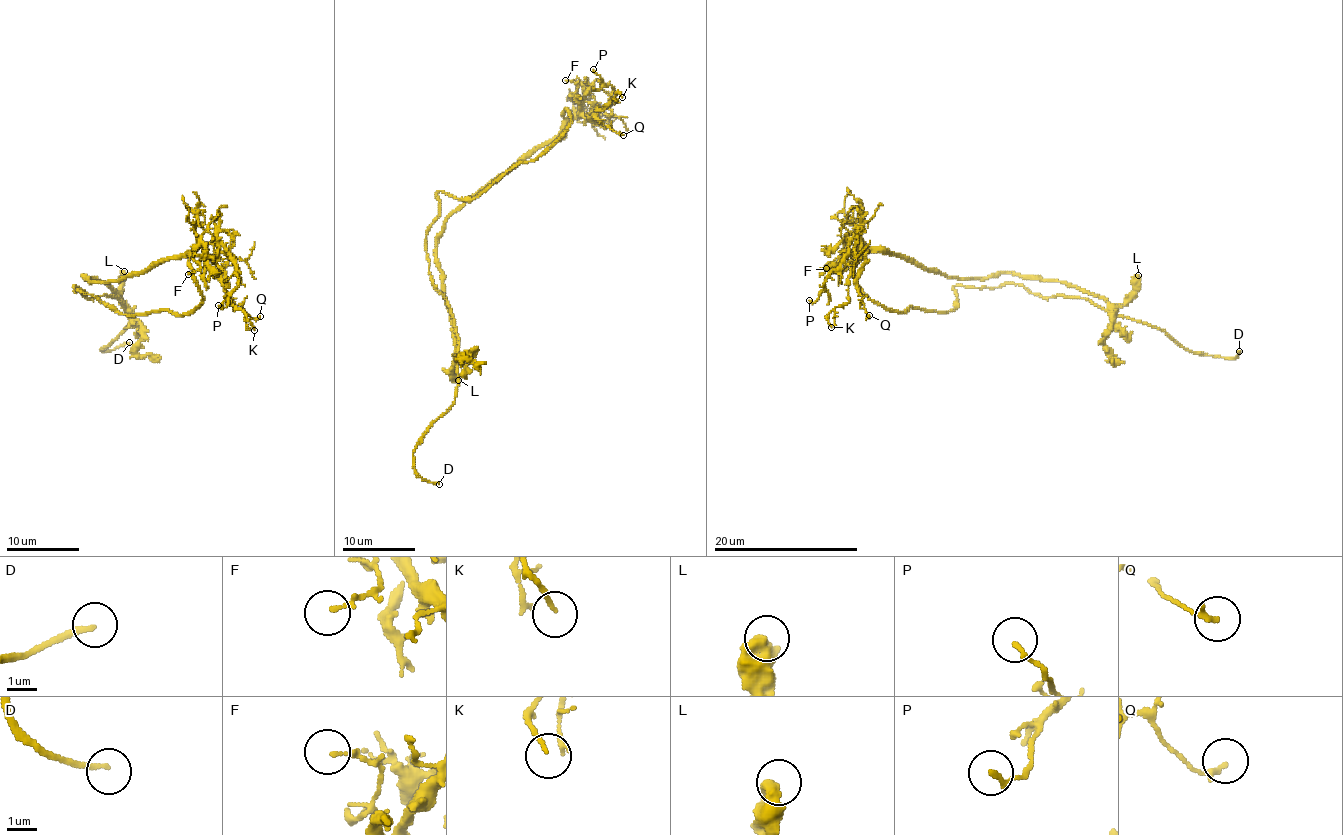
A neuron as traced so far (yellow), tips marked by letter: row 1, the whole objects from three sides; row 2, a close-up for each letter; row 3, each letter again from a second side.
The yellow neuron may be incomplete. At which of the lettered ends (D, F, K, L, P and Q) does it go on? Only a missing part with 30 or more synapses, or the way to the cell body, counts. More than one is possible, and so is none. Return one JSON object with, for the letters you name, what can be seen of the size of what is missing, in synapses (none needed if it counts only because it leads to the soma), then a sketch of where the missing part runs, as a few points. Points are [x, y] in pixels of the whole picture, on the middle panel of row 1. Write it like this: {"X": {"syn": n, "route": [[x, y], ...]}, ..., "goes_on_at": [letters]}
{"D": {"route": [[439, 484], [474, 473], [508, 475], [521, 482]]}, "F": {"syn": 50, "route": [[565, 80], [564, 64], [572, 54], [580, 54], [576, 53]]}, "goes_on_at": ["D", "F"]}

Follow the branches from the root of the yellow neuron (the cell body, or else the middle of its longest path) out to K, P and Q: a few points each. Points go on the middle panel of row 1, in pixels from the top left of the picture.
K: (440, 232), (443, 223), (468, 199), (547, 145), (572, 119), (598, 108), (602, 111), (618, 92), (622, 97)
P: (440, 232), (443, 223), (468, 199), (547, 145), (572, 119), (605, 107), (611, 100), (612, 87), (593, 69)
Q: (440, 232), (468, 199), (547, 145), (572, 119), (597, 118), (598, 124), (593, 117), (623, 135)

